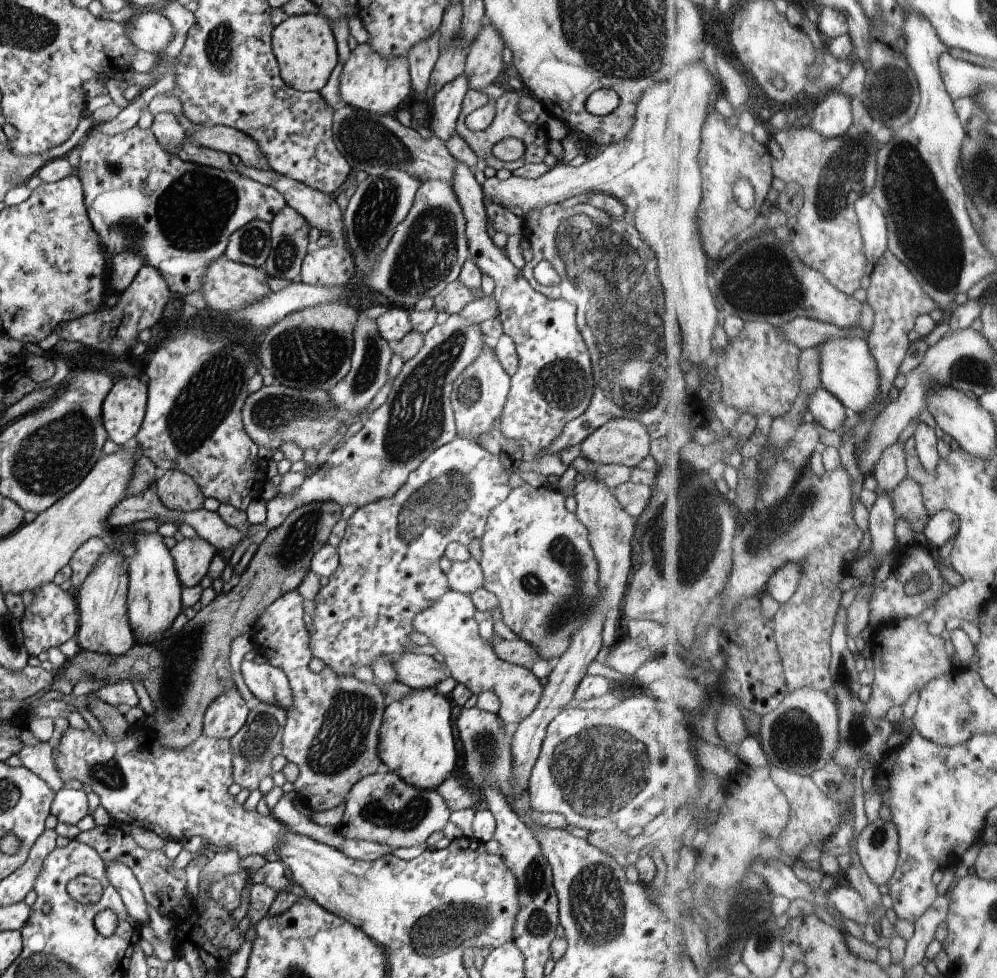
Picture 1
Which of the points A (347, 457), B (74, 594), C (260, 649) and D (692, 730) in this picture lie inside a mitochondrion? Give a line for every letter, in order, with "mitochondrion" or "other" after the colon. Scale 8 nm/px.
A: other
B: other
C: other
D: other

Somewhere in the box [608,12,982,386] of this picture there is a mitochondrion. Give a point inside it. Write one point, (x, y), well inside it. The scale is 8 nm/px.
(928, 234)

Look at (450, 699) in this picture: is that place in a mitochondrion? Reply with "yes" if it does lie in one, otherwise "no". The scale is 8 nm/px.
no

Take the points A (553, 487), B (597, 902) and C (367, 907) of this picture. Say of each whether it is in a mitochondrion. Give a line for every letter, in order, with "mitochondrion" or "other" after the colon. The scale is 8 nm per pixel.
A: other
B: mitochondrion
C: other

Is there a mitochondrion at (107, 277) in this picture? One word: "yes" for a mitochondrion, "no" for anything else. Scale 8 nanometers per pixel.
no

